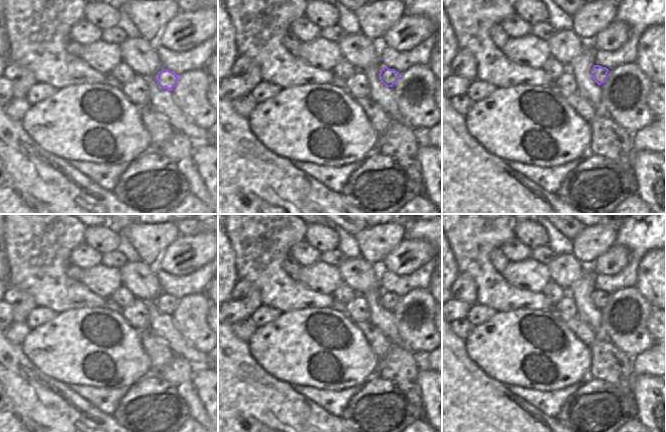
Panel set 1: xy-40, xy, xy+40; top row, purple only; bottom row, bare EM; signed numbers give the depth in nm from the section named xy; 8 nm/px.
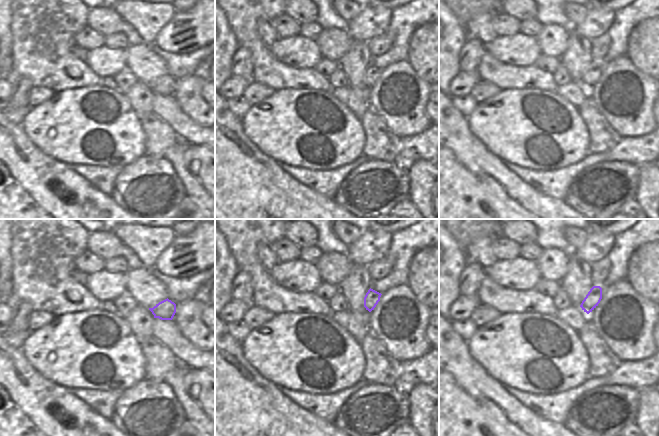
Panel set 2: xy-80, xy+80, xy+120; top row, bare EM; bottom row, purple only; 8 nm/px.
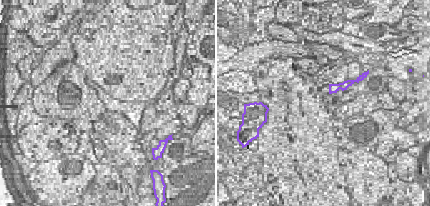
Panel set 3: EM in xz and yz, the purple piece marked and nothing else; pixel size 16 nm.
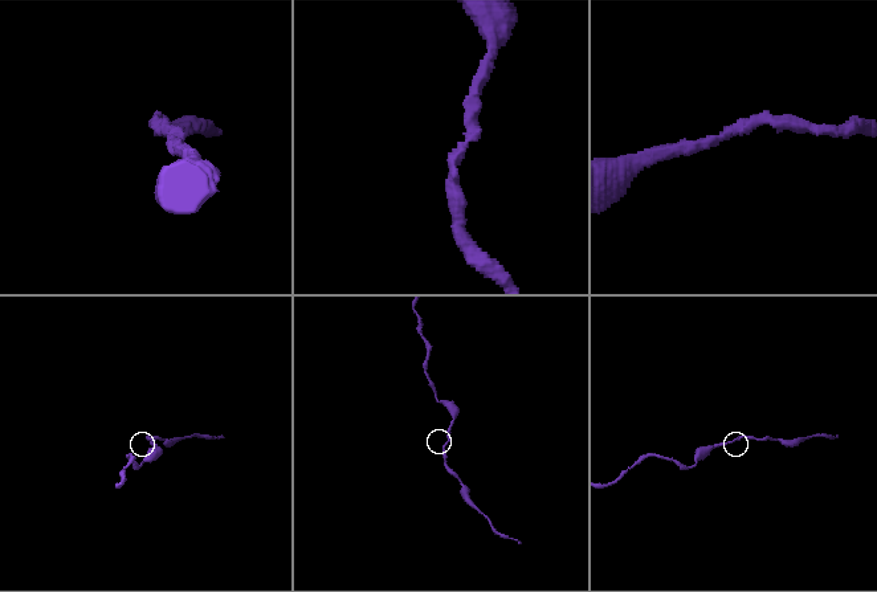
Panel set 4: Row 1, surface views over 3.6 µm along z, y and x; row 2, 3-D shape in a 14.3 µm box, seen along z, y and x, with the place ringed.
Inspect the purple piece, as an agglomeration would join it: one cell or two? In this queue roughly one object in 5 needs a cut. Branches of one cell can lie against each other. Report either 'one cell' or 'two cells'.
one cell

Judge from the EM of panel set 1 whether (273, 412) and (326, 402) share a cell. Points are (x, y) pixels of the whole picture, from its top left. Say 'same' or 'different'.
different

